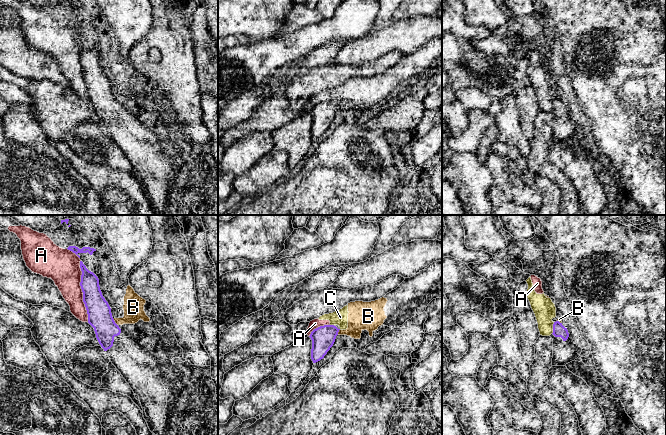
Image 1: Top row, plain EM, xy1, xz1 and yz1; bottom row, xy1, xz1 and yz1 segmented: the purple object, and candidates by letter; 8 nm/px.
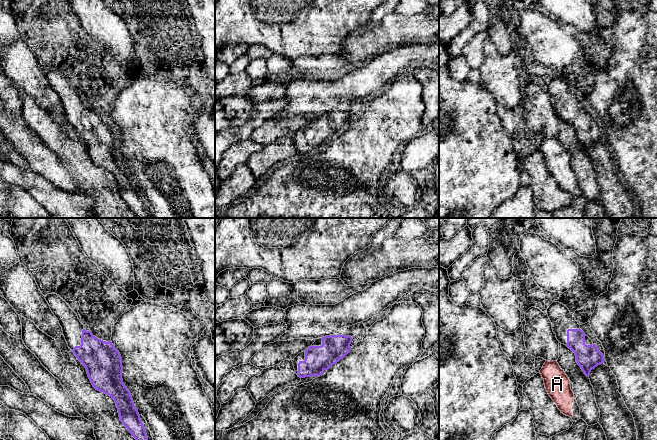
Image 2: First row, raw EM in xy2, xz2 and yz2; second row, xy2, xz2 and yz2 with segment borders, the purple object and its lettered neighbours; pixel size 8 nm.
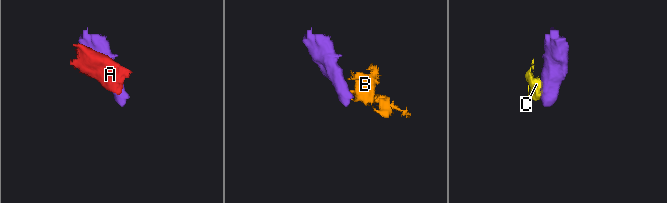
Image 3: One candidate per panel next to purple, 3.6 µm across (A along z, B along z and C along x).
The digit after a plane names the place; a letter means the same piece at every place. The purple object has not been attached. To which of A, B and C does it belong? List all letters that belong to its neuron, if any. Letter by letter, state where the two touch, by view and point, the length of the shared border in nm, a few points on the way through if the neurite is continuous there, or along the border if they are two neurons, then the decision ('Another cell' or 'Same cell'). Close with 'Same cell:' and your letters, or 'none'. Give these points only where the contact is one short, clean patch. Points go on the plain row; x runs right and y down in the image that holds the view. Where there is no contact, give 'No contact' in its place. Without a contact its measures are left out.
A: Touches purple at xy1 (82, 67). Shared border 500 nm. Another cell
B: Touches purple at xy1 (114, 98). Shared border 70 nm. Boundary: xy1 (113, 95), (117, 101). Another cell
C: Touches purple at yz1 (553, 104). Shared border 100 nm. Boundary: yz1 (554, 98), (551, 109). Another cell
Same cell: none

